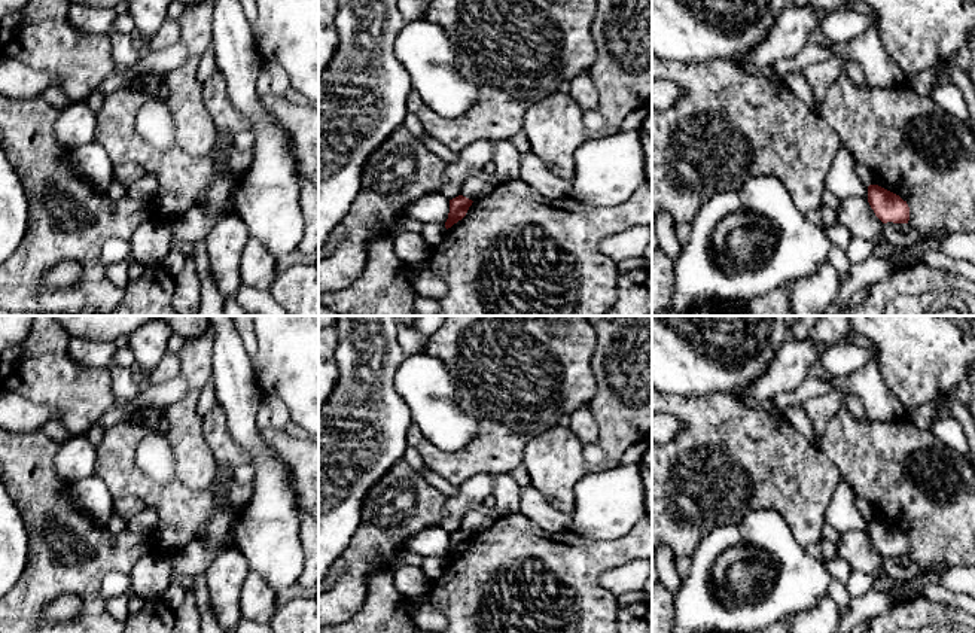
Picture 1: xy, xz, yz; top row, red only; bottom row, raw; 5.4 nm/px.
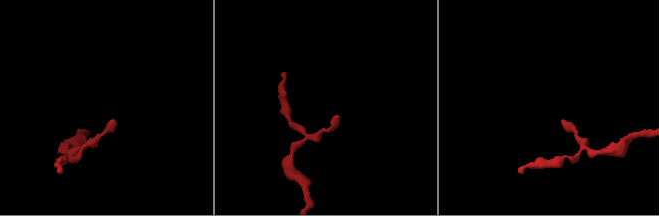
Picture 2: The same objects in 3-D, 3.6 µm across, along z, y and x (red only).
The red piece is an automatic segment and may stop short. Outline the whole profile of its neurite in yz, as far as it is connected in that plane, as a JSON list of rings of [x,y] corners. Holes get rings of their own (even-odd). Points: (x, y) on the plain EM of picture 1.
[[[878,518],[868,520],[868,536],[883,557],[908,557],[910,554],[907,535]]]

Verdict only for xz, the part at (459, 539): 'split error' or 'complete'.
complete

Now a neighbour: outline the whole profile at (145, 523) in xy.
[[[152,508],[141,509],[127,520],[127,529],[149,538],[158,527],[158,512]]]

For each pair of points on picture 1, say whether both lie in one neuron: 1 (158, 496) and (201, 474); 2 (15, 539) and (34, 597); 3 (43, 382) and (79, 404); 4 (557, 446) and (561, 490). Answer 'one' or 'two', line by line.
1: two
2: two
3: one
4: one

